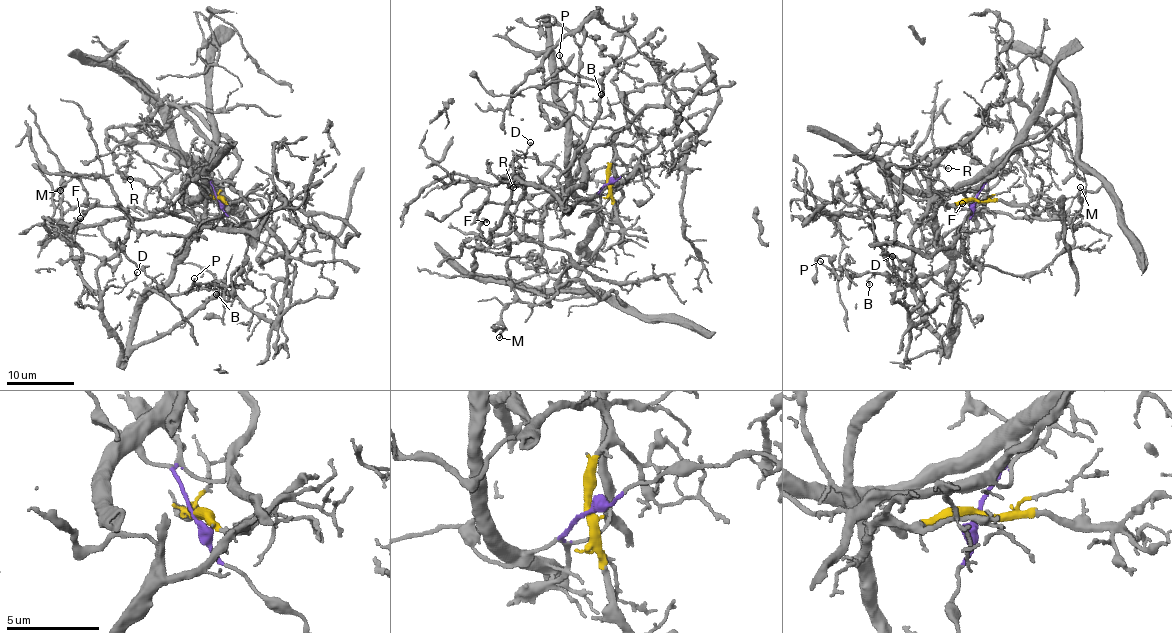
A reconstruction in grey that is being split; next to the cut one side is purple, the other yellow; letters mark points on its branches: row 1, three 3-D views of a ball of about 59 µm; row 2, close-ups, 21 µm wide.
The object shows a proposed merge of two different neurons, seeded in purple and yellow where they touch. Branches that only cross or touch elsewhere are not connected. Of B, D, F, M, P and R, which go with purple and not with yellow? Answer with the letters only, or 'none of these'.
F, M

